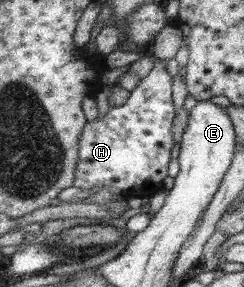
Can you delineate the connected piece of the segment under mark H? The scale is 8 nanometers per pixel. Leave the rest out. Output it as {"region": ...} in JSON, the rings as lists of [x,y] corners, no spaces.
{"region":[[[154,62],[151,72],[130,91],[126,103],[110,108],[105,116],[86,123],[79,143],[75,187],[106,187],[116,193],[124,193],[162,182],[168,176],[167,165],[171,161],[174,136],[171,133],[175,117],[172,98],[174,77],[163,62]]]}

